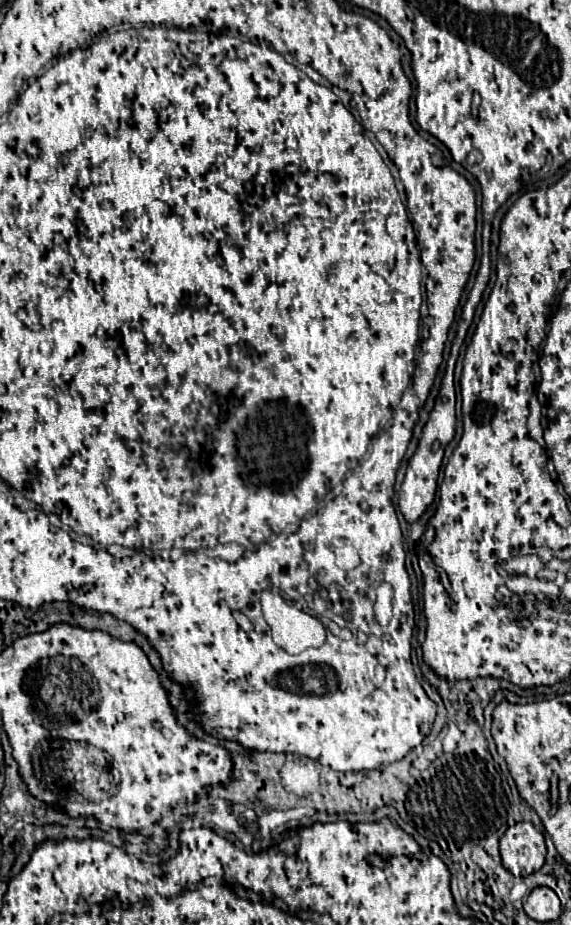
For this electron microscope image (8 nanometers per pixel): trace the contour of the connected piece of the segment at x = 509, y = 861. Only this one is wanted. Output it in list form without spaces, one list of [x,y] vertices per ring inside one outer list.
[[[519,821],[499,839],[503,867],[515,877],[527,877],[539,871],[545,863],[545,841],[533,823]]]

